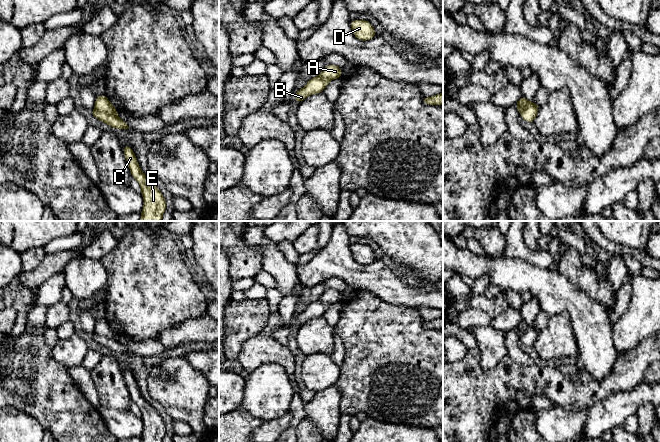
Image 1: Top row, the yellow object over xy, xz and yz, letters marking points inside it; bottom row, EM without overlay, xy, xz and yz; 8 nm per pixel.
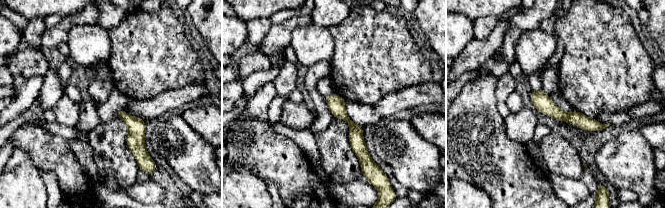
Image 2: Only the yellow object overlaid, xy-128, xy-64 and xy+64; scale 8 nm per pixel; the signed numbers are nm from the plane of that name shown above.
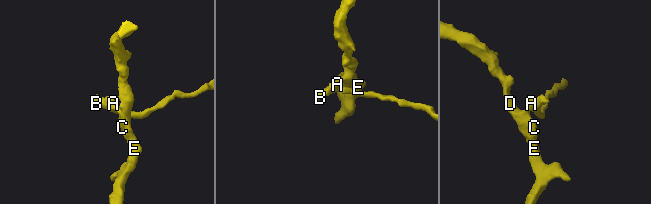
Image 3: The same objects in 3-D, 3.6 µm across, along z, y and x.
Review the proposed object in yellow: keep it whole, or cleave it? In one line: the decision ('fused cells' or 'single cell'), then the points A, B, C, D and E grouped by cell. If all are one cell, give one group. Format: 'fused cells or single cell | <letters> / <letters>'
fused cells | A C D E / B

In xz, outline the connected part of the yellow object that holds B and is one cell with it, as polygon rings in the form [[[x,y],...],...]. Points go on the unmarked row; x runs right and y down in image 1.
[[[320,299],[311,302],[302,313],[295,314],[297,318],[294,325],[299,328],[309,319],[323,316],[329,306],[329,304],[323,303]]]

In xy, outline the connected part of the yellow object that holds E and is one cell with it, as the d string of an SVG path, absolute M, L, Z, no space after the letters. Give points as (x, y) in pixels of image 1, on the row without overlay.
M129 369L122 371L132 401L140 408L144 430L141 442L162 442L166 435L166 425L160 414L142 396L134 375Z

